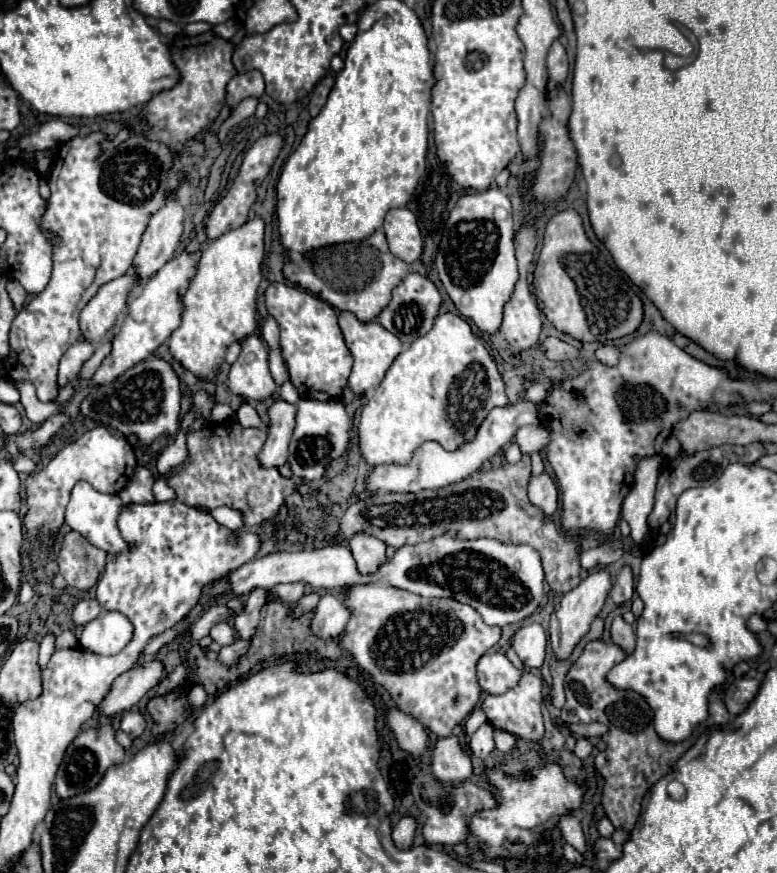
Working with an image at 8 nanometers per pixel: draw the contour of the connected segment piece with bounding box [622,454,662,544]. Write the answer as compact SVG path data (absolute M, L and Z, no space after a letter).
M650 456L644 458L634 476L634 486L628 492L624 504L622 504L622 518L630 524L630 538L636 544L646 544L650 540L650 528L646 524L648 514L652 512L654 504L654 490L656 480L662 468L662 456Z

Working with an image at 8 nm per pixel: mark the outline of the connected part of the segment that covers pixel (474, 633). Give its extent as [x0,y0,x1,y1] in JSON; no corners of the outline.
[342,584,500,738]

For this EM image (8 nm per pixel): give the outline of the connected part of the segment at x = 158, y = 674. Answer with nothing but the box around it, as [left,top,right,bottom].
[100,660,162,716]

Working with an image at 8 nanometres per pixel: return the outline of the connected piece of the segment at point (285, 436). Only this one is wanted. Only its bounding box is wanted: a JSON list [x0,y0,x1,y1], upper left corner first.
[258,400,296,468]

